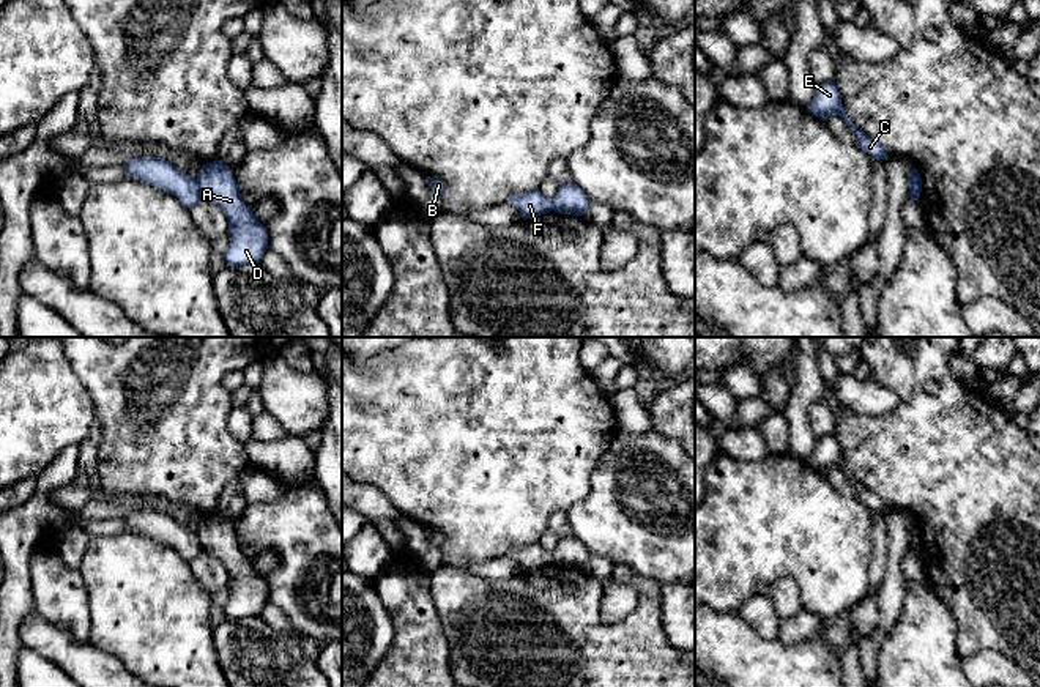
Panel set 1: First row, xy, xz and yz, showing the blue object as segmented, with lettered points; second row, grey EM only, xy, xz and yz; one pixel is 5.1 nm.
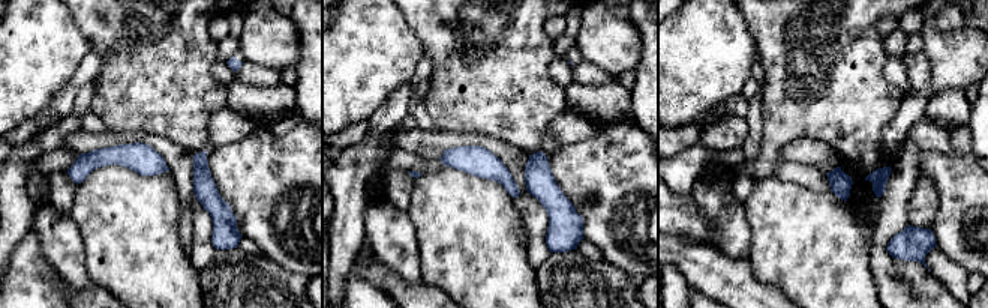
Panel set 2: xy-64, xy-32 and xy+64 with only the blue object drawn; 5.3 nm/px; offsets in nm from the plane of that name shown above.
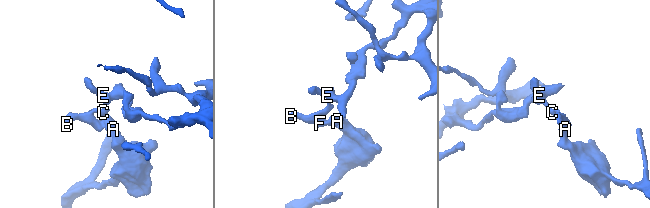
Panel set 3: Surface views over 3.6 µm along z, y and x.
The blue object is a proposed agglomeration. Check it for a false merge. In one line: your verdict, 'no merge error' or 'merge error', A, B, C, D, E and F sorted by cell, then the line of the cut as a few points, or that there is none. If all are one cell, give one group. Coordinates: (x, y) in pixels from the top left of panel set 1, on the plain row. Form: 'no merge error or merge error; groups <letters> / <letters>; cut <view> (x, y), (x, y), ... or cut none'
merge error; groups A D / B C E F; cut xy (196, 533), (200, 549)

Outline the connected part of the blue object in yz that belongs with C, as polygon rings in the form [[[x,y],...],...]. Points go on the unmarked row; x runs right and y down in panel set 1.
[[[824,435],[818,438],[815,451],[808,457],[807,463],[818,471],[826,471],[827,468],[840,468],[851,484],[857,488],[857,498],[868,506],[873,512],[886,512],[887,504],[886,501],[875,492],[868,490],[862,482],[859,482],[852,473],[845,465],[841,457],[840,444],[835,435]]]

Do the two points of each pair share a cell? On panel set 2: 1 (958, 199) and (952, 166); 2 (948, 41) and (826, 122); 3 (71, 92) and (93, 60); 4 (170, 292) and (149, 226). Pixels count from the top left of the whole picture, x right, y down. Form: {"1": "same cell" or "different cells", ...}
{"1": "same cell", "2": "different cells", "3": "same cell", "4": "same cell"}

